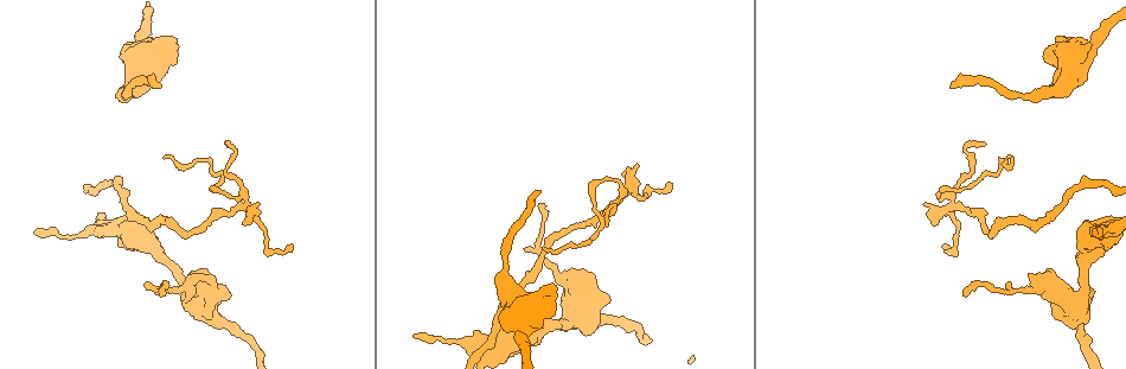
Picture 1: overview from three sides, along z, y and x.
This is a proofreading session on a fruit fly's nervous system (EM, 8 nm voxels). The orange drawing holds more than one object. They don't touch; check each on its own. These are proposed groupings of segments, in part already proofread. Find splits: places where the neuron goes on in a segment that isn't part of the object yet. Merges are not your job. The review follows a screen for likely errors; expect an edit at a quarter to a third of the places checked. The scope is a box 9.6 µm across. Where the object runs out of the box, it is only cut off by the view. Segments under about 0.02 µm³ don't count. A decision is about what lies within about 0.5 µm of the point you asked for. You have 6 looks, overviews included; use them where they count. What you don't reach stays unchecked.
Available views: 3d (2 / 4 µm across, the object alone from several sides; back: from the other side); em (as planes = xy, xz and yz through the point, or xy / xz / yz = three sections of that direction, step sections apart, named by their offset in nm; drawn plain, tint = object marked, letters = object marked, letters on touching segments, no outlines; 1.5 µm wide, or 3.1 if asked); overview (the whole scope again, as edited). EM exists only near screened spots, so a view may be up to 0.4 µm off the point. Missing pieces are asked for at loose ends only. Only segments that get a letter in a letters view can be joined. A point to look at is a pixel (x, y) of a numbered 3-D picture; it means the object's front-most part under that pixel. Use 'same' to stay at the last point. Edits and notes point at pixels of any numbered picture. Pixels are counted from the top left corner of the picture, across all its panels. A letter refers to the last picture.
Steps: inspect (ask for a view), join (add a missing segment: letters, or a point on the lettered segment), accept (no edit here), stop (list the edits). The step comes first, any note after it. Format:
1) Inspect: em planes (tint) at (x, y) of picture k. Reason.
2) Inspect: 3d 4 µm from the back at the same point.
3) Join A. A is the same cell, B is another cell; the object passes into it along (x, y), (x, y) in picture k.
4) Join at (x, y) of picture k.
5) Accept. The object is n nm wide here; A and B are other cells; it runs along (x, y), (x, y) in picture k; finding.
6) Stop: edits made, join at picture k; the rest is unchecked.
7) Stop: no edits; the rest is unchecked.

Inspect: 3d 4 µm at (537, 193) of picture 1. Long arm stops here.

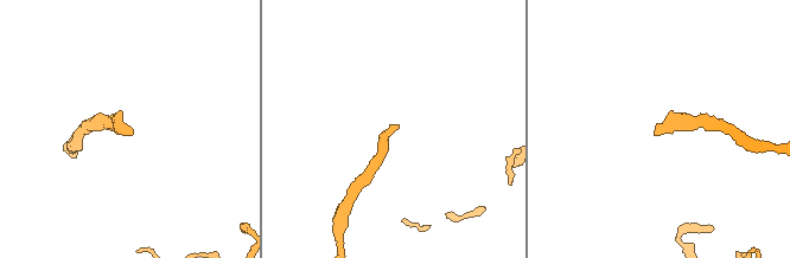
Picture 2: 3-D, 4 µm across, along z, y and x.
Inspect: em planes (letters) at (654, 135) of picture 2. Need the tissue.

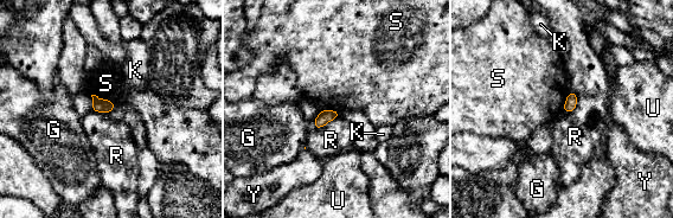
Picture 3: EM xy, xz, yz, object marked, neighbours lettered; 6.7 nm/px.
Accept. The longest contact is with S, 190 nm; G, K, R, S, U and Y are other cells; a border runs along (570, 89), (577, 106), (566, 114) in picture 3; none of them fits.

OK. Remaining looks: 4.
Inspect: 3d 2 µm at (145, 283) of picture 1. Free end.

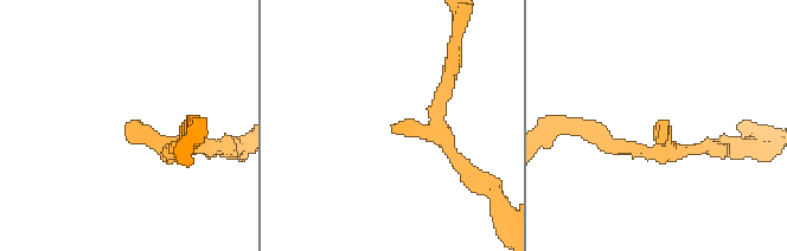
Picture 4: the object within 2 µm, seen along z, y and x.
Inspect: em xz step 4 (tint) at (665, 130) of picture 4.

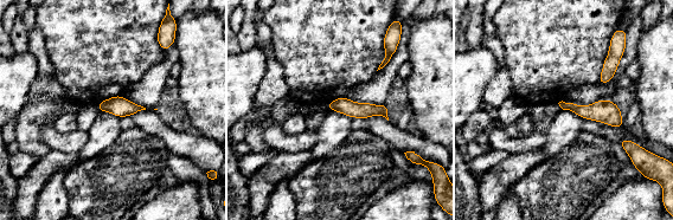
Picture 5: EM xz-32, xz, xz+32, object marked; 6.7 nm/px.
Inspect: em planes (letters) at the same point. Cut it another way.

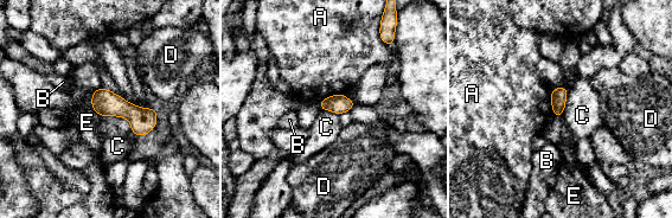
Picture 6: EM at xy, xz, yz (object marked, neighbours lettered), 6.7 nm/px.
Accept. A, B, C, D and E are other cells; a border runs along (568, 89), (565, 107), (561, 116) in picture 6; no lettered segment goes on from it.

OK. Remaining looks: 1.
Inspect: em xz step 8 (letters) at (670, 184) of picture 1. Tapers out.

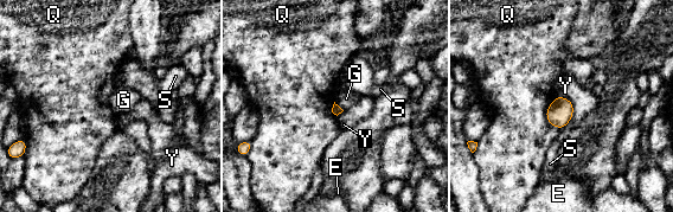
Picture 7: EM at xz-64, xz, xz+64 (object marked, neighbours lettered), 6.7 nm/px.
Accept. The longest contact is with Q, 240 nm; E, G, Q, S and Y are other cells; a border runs along (556, 95), (572, 103), (569, 123) in picture 7; no lettered segment goes on from it.

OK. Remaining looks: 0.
Stop: no edits; the rest is unchecked.

